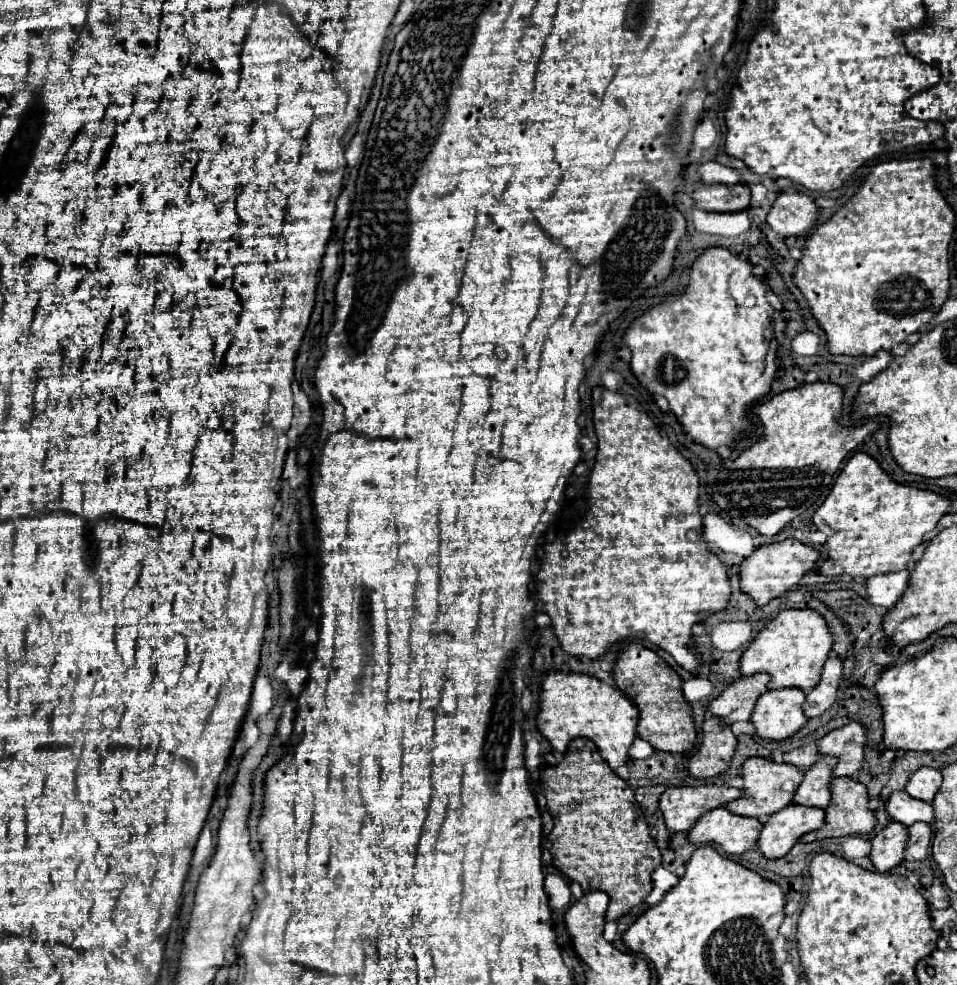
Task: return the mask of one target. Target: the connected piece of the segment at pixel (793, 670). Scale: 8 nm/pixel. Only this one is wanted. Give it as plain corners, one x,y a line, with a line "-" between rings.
783,610
777,618
757,634
751,646
741,656
741,674
753,676
767,672
771,676
769,688
813,688
821,678
821,670
833,648
833,634
825,618
813,610

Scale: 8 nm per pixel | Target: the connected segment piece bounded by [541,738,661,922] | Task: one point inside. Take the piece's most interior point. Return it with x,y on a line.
601,840

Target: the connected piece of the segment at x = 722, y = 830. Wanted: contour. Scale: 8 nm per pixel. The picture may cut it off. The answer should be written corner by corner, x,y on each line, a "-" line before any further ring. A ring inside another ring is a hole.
715,808
703,814
689,830
689,842
693,844
719,844
727,854
741,856
757,846
759,830
763,824
757,818
745,818
731,814
727,808

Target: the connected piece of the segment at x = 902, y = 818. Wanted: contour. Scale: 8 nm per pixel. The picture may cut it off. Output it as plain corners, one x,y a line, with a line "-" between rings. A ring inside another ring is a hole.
893,792
885,804
889,816
905,826
913,822
927,822
933,824
933,804
915,800
907,792

